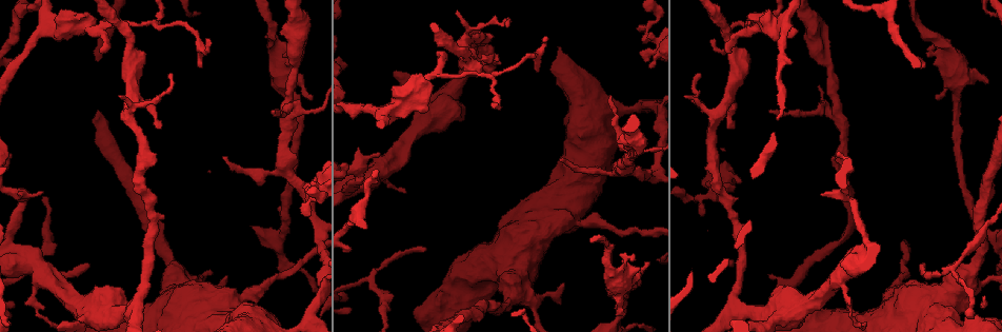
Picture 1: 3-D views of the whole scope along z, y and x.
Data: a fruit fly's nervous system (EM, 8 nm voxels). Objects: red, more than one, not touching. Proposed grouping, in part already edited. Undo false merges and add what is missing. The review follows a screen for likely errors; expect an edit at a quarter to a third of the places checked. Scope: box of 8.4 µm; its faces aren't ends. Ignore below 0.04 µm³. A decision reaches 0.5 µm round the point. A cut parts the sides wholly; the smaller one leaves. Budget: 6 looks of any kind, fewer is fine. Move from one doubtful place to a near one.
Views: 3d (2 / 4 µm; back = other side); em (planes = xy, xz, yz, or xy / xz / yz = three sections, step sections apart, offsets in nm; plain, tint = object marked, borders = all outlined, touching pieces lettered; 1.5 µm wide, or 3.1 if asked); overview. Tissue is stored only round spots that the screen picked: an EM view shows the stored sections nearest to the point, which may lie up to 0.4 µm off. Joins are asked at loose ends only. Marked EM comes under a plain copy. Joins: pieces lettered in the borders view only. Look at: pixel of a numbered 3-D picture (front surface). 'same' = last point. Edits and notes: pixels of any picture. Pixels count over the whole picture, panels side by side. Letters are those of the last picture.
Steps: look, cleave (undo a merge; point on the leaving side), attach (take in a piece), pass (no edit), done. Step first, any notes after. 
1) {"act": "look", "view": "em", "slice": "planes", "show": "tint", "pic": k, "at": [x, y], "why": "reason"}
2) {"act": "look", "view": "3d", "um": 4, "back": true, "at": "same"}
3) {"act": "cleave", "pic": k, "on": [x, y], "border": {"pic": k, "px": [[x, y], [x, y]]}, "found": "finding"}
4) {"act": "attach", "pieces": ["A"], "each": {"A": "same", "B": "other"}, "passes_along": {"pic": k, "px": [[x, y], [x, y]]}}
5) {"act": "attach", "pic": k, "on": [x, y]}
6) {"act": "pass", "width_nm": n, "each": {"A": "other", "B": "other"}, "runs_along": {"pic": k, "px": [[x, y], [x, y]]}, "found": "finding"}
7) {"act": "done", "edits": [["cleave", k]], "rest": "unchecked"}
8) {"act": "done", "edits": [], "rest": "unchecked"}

{"act": "look", "view": "em", "slice": "planes", "show": "tint", "pic": 1, "at": [90, 29], "why": "sharp bend"}

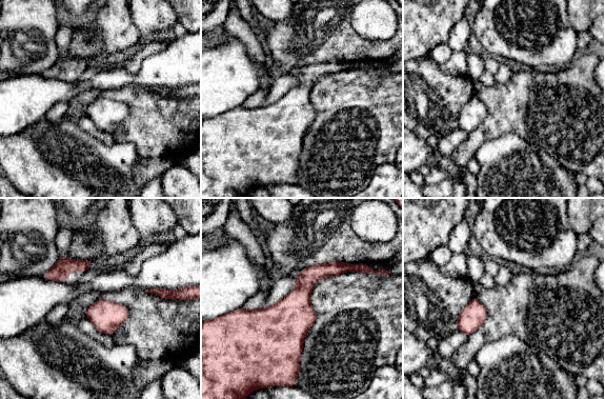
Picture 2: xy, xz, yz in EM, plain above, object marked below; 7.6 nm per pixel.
{"act": "look", "view": "em", "slice": "planes", "show": "borders", "at": "same"}

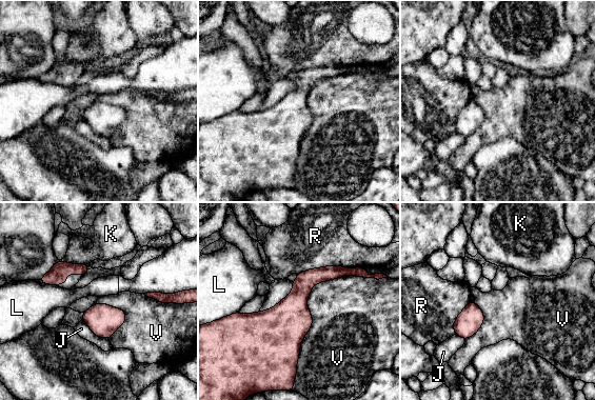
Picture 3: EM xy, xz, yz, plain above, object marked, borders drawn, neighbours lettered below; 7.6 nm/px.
{"act": "cleave", "pic": 3, "on": [359, 272], "each": {"J": "other", "K": "other", "L": "other", "R": "other", "V": "other"}, "found": "two cells meet here"}

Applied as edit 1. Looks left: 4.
{"act": "look", "view": "em", "slice": "xz", "step": 4, "show": "tint", "pic": 1, "at": [933, 52], "why": "thin end"}

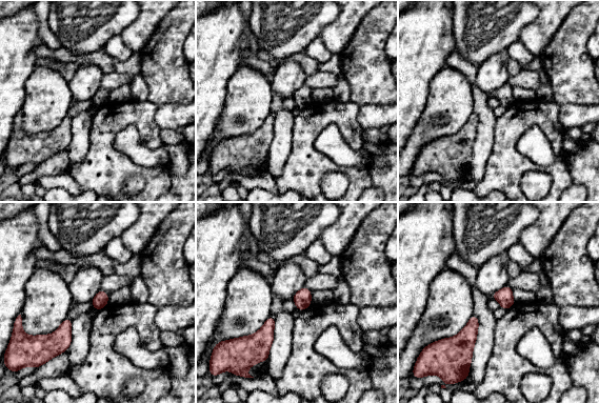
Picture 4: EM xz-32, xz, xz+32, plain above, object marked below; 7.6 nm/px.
{"act": "look", "view": "em", "slice": "planes", "show": "borders", "at": "same"}

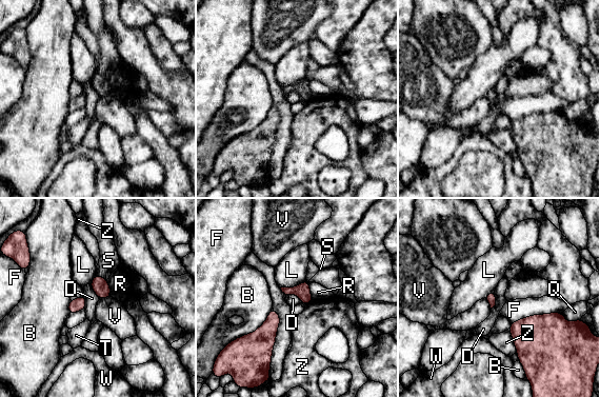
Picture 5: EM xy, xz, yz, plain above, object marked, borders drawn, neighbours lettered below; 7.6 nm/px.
{"act": "pass", "longest_contact_nm": ["B", 440], "each": {"B": "other", "D": "other", "F": "other", "L": "other", "Q": "other", "R": "other", "S": "other", "T": "other", "V": "other", "W": "other", "Z": "other"}, "border": {"pic": 5, "px": [[285, 298], [296, 294], [301, 302]]}, "found": "none of them fits"}

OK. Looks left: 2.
{"act": "look", "view": "em", "slice": "planes", "show": "borders", "pic": 1, "at": [307, 216], "why": "tapers out"}

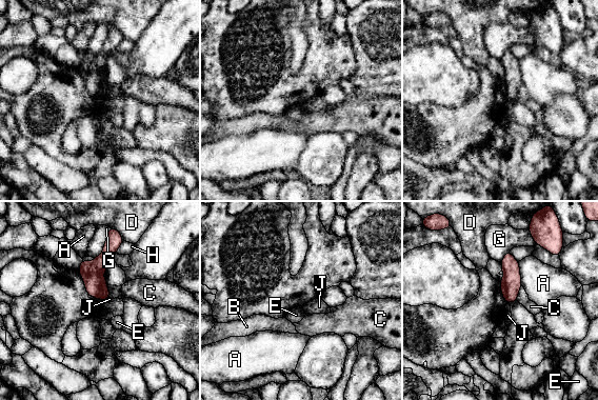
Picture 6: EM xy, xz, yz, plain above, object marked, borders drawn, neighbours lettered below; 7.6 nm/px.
{"act": "pass", "each": {"A": "other", "B": "other", "C": "other", "D": "other", "E": "other", "G": "other", "H": "other", "J": "other"}, "found": "no lettered piece goes on from it"}

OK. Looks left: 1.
{"act": "done", "edits": [["cleave", 3]], "rest": "unchecked"}

